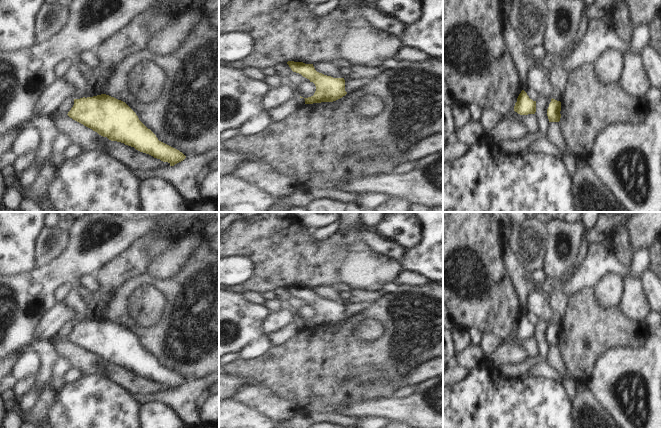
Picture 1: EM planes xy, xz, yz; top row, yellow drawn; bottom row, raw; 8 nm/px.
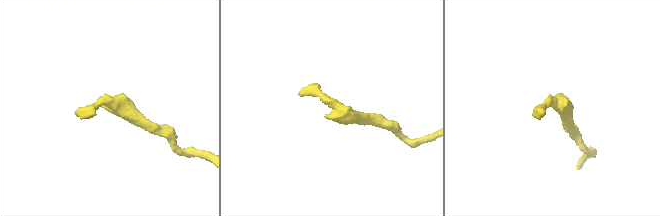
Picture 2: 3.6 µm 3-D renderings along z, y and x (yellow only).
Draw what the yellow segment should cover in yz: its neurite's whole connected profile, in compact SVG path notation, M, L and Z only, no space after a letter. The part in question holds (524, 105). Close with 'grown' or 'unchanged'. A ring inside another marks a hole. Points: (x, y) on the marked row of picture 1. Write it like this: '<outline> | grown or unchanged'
M522 90L515 103L514 111L520 115L535 114L536 101L530 99L527 93Z | unchanged

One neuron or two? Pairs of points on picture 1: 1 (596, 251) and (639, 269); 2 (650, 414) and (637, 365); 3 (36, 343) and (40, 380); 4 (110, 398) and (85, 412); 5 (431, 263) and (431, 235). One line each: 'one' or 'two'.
1: one
2: one
3: one
4: one
5: one

